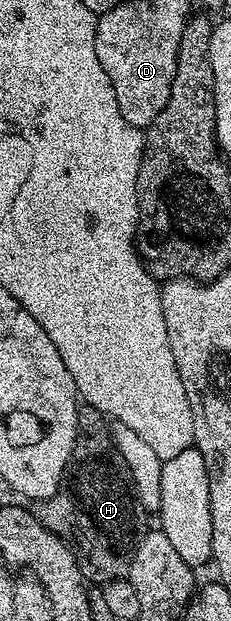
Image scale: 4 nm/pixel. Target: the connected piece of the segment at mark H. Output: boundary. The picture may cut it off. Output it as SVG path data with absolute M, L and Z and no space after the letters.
M78 405L80 433L97 435L78 441L59 488L35 506L37 519L57 537L68 541L80 561L81 573L93 584L116 582L128 575L133 553L143 533L143 511L133 493L129 469L125 467L123 456L114 448L112 437L106 433L105 422L94 406Z

